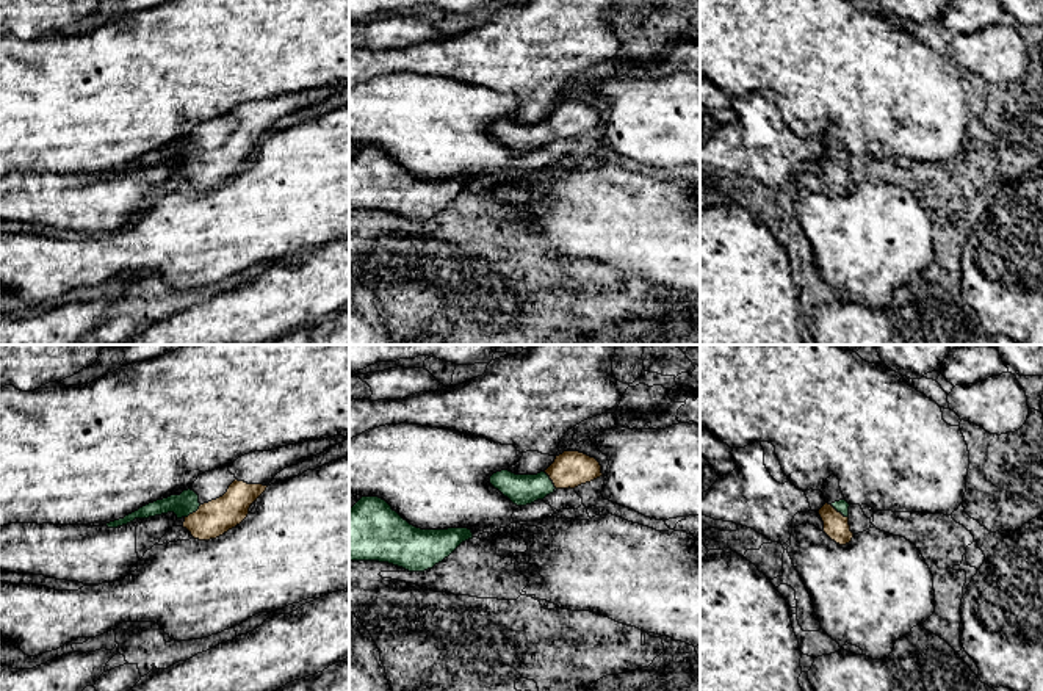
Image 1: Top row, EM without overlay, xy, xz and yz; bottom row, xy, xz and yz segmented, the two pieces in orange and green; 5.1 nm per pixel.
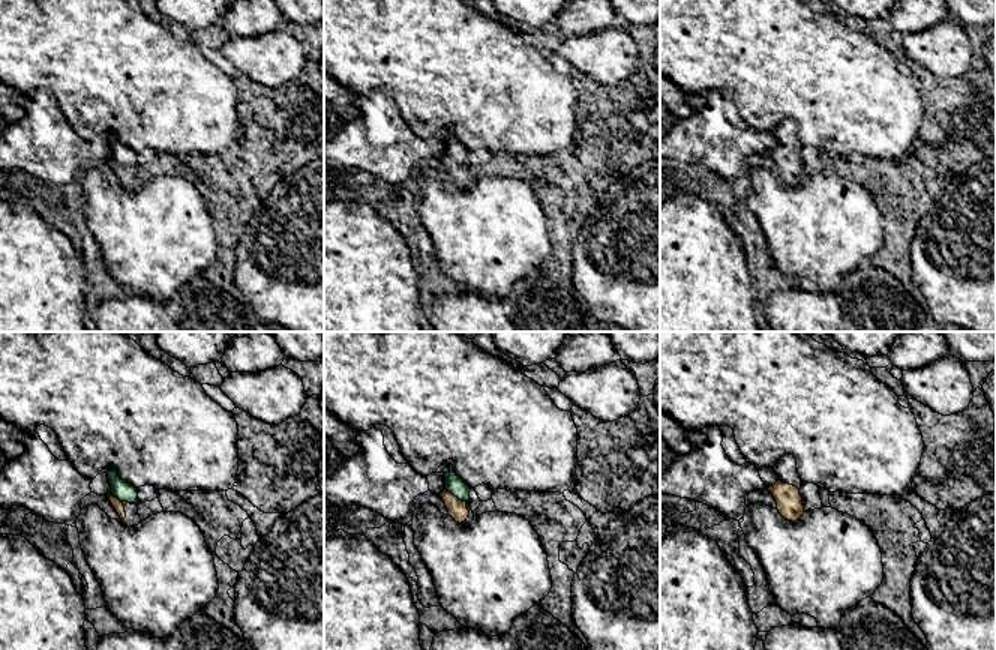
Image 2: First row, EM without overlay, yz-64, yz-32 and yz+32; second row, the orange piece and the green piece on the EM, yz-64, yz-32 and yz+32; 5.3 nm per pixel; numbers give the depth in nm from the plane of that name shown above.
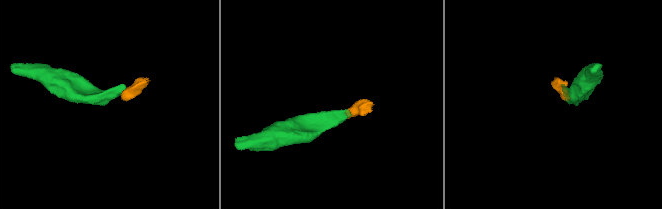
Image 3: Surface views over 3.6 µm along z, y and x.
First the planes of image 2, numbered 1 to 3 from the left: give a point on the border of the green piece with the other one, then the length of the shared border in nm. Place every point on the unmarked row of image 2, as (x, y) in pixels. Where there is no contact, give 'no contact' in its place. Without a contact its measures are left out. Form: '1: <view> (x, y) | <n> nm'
1: yz-64 (116, 161) | 80 nm
2: yz-32 (456, 161) | 130 nm
3: no contact

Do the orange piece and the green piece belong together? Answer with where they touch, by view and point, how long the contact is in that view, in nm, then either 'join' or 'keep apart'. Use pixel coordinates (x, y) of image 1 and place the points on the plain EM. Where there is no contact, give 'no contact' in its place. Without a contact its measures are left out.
meets orange in xy at (193, 162); contact 110 nm long; join

